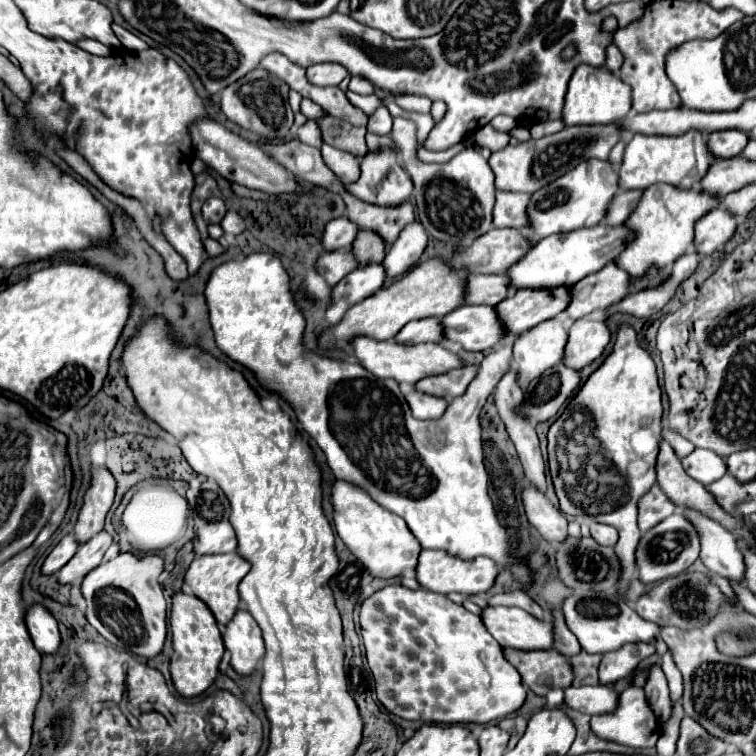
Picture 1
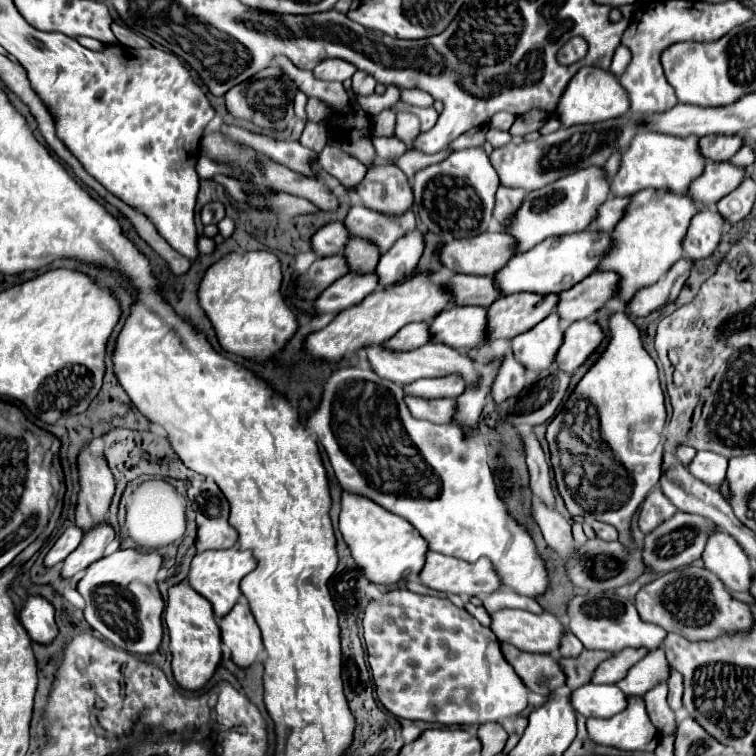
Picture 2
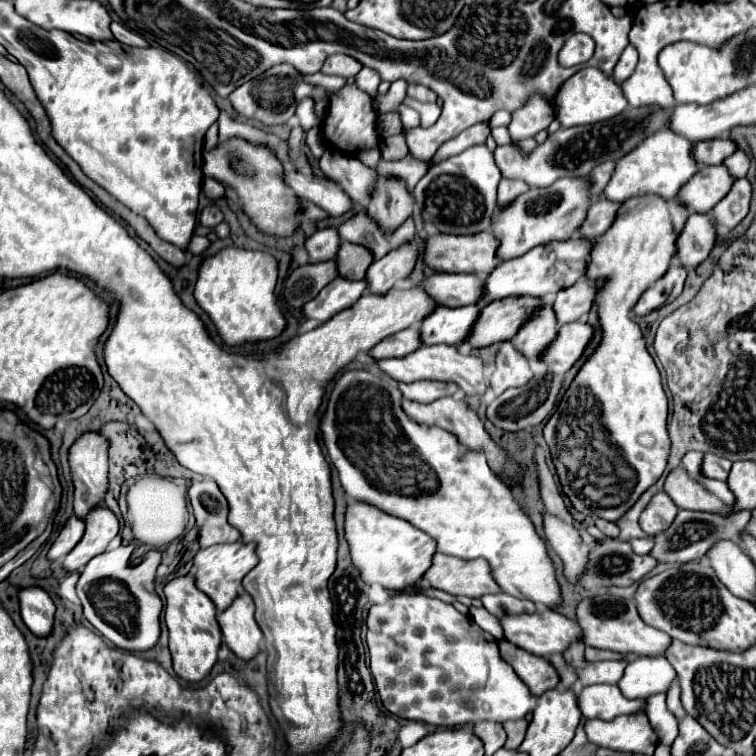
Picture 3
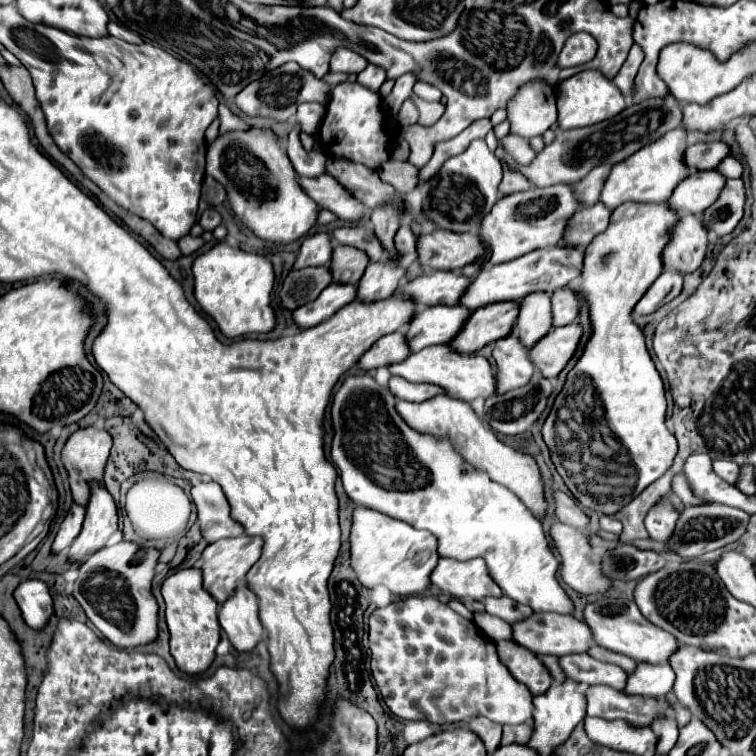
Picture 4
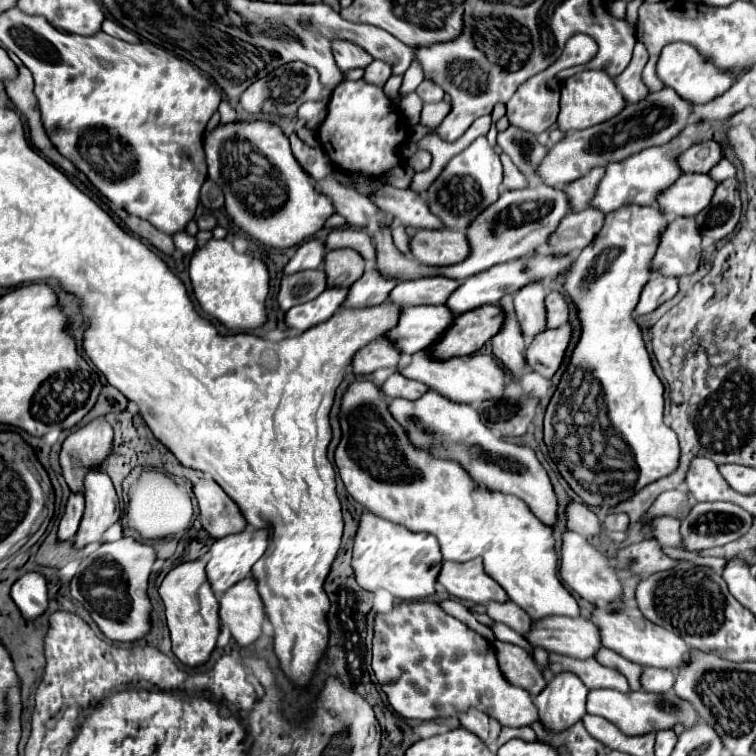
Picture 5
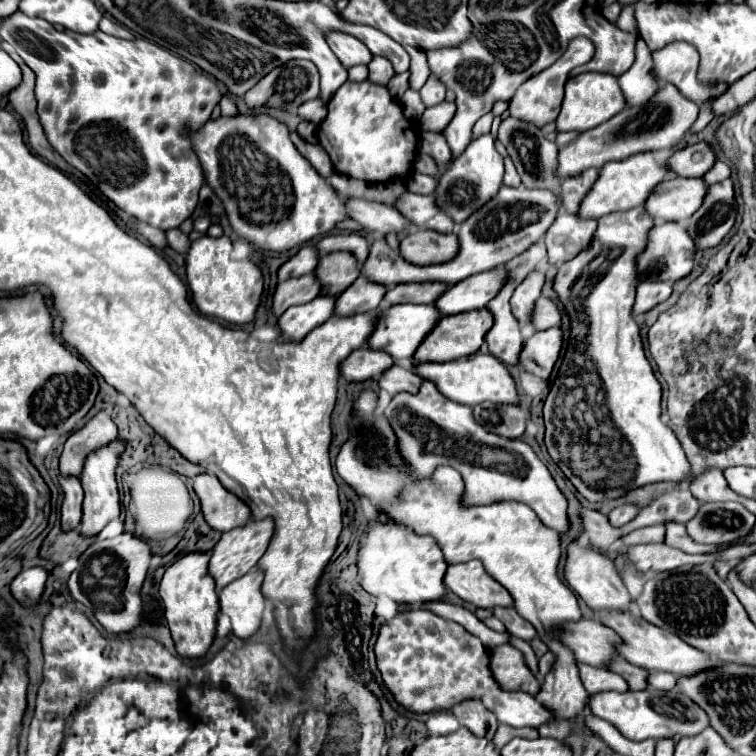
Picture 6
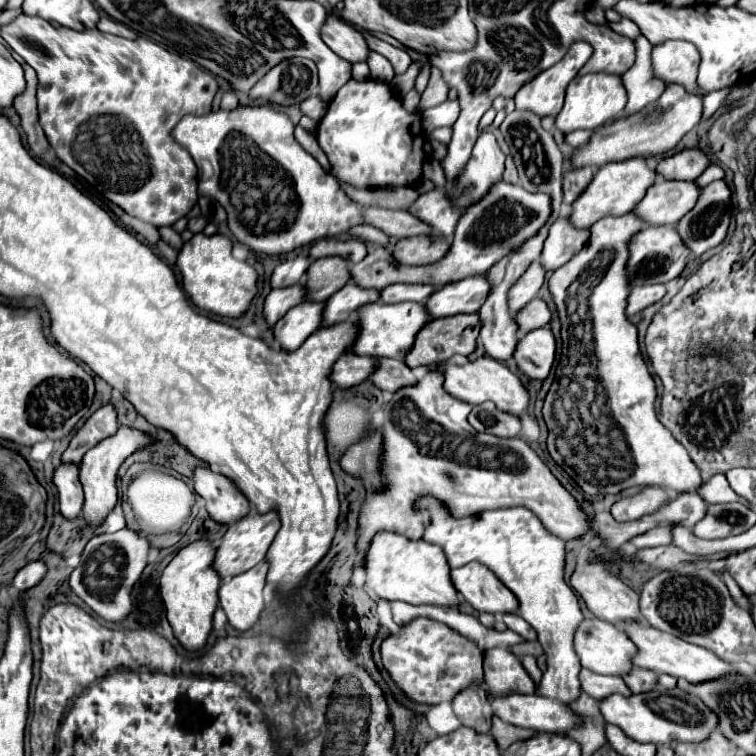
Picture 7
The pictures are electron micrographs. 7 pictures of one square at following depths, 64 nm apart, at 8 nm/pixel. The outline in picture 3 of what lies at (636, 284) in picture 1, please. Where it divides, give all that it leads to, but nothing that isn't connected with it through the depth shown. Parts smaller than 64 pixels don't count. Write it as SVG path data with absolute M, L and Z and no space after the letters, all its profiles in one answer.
M582 278L574 286L560 290L554 300L554 312L556 312L558 324L568 324L568 322L580 320L584 314L588 314L596 300L596 292L598 292L600 284L602 284L602 280Z

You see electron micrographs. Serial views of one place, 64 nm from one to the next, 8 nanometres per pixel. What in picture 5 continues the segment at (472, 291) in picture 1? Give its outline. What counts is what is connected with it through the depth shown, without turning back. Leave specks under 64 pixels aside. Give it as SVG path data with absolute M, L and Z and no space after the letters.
M424 276L424 280L402 280L390 292L392 302L408 308L420 304L444 304L448 296L460 286L460 280L448 280L446 276Z

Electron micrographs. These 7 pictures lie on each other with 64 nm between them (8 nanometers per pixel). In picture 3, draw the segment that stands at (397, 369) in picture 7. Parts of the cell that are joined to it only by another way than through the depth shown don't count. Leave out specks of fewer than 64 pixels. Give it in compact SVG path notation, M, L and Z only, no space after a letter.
M412 382L412 384L398 384L404 398L416 400L416 402L434 402L442 396L452 396L458 392L458 386L452 382Z

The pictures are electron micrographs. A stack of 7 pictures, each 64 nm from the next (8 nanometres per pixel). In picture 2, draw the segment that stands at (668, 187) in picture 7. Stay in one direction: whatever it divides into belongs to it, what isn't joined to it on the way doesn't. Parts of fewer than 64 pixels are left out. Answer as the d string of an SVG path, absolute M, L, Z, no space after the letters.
M706 160L704 174L696 178L690 184L690 198L698 202L702 208L714 206L720 198L730 194L740 186L742 180L748 178L748 170L740 168L732 162L716 162L716 160Z

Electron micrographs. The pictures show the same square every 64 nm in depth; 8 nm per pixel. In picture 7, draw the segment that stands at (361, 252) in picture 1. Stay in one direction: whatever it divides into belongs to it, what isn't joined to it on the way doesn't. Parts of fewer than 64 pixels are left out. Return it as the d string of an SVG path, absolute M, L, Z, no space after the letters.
M342 256L314 260L306 272L308 300L324 302L350 280L350 264Z

